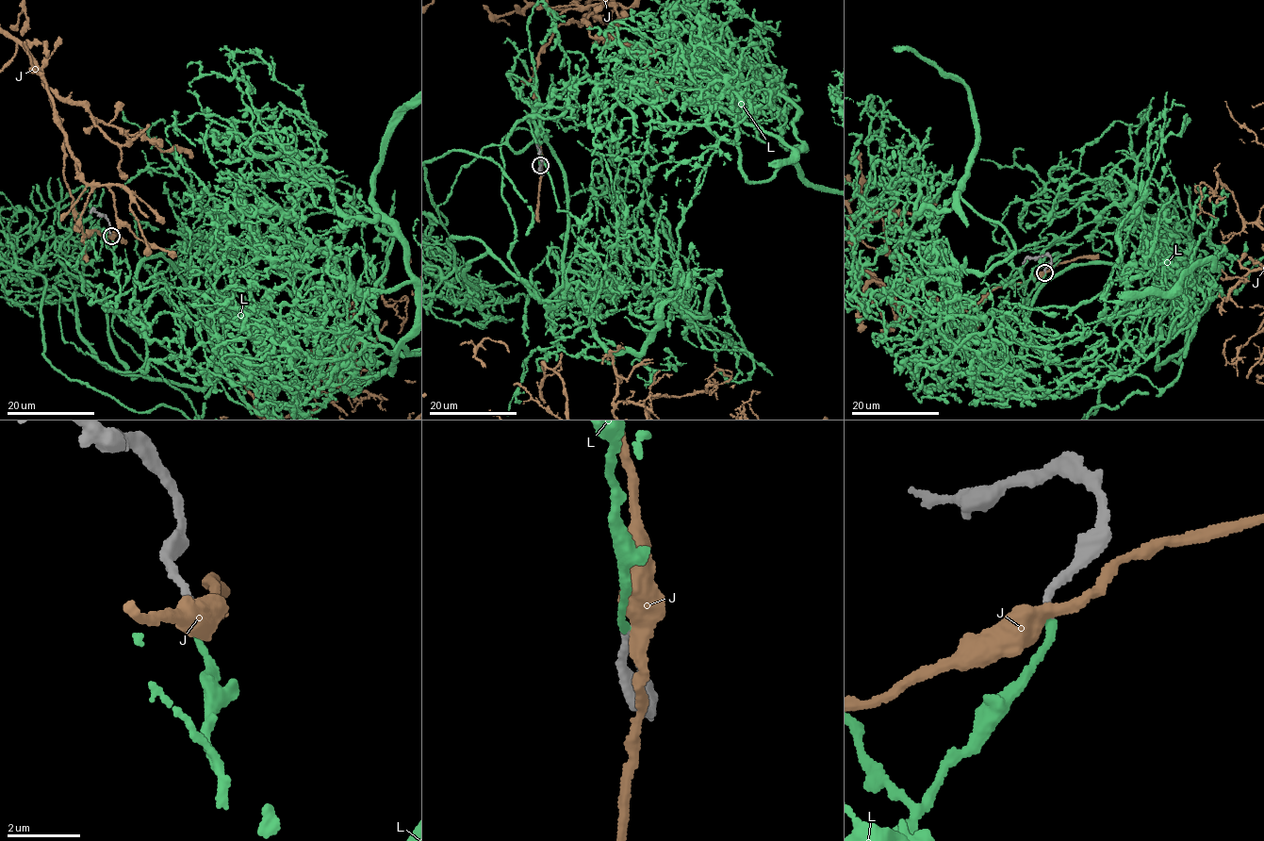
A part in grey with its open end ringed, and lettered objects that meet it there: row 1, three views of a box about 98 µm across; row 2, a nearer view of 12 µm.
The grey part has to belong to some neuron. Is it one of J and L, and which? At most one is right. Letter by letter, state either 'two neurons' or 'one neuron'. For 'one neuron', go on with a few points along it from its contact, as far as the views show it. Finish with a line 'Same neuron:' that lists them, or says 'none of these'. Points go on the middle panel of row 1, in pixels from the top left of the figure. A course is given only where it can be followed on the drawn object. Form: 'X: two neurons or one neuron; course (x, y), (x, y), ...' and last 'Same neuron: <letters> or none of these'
J: two neurons
L: one neuron
Same neuron: L

